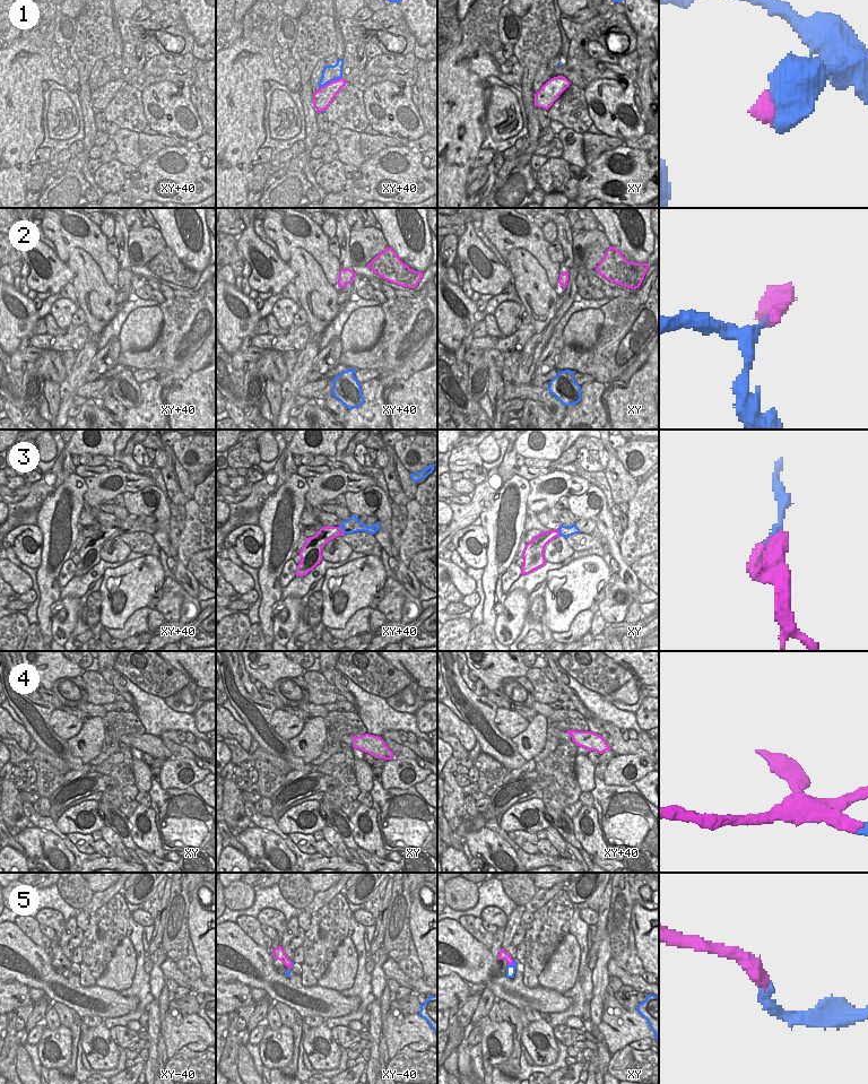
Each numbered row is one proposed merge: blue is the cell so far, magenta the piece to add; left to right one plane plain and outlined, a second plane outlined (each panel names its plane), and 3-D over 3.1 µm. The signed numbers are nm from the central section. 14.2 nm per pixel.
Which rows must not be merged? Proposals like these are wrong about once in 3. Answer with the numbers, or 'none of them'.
1, 4

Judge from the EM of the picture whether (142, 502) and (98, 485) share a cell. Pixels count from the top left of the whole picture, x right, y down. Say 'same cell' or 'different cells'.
different cells

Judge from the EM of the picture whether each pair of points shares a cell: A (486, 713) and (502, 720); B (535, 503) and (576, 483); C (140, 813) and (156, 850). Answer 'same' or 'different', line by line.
A: different
B: same
C: same

